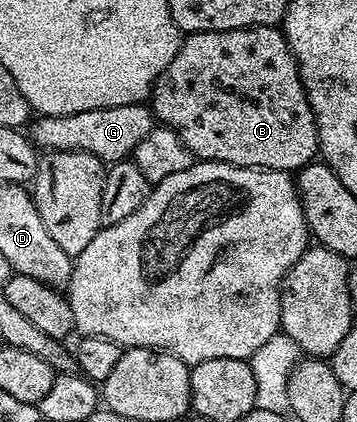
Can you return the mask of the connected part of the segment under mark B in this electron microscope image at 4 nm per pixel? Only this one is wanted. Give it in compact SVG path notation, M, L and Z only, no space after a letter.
M258 25L252 29L234 29L233 31L209 31L208 33L189 33L182 38L177 55L173 55L173 63L155 81L149 98L149 108L160 126L171 129L185 143L192 158L201 161L220 161L237 167L250 169L281 169L298 171L316 160L319 152L319 136L315 126L315 116L309 107L309 99L303 90L299 78L299 68L295 65L295 56L283 37L282 28L274 25Z

